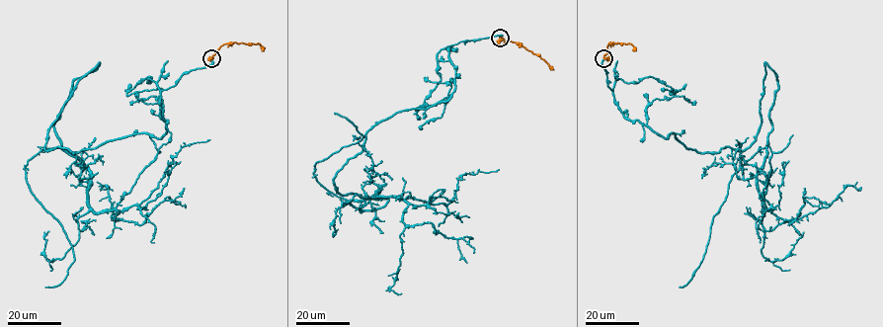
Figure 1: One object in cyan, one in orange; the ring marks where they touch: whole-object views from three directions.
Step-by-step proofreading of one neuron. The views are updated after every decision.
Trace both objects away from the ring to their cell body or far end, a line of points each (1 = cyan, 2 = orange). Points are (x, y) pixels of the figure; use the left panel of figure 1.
1: (211, 58), (161, 92), (161, 137), (44, 148), (99, 62), (54, 124), (96, 212), (138, 205), (209, 139)
2: (211, 58), (224, 43), (259, 43), (264, 50)

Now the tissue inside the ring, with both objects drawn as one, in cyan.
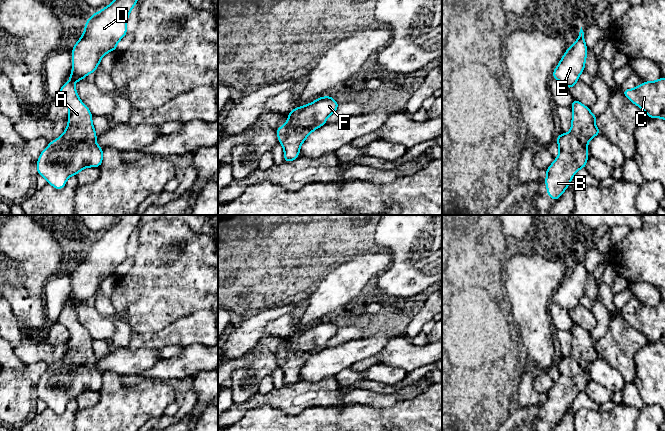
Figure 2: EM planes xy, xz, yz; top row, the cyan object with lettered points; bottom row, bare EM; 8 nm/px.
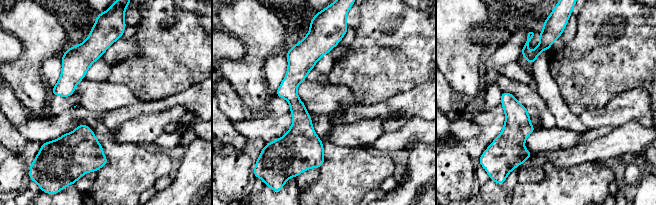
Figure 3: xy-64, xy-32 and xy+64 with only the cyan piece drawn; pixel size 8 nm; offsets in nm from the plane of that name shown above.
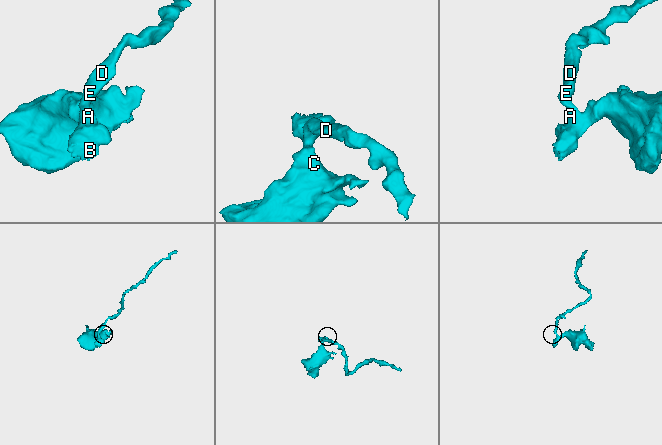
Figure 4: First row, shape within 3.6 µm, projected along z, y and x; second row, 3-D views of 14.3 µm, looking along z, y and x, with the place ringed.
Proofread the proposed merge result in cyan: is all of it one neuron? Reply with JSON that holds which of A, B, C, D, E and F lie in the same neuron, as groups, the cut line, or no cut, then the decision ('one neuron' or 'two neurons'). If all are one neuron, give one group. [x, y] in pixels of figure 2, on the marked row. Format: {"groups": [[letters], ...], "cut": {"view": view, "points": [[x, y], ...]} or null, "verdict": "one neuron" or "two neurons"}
{"groups": [["A", "B", "C", "D", "E", "F"]], "cut": null, "verdict": "one neuron"}

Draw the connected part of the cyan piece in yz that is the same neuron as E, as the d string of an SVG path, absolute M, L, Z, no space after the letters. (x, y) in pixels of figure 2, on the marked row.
M582 27L576 42L568 47L559 64L554 69L552 77L569 90L579 81L579 75L585 70L587 46Z

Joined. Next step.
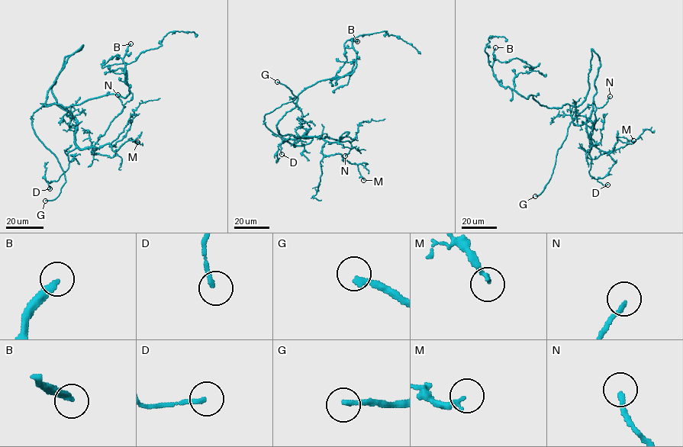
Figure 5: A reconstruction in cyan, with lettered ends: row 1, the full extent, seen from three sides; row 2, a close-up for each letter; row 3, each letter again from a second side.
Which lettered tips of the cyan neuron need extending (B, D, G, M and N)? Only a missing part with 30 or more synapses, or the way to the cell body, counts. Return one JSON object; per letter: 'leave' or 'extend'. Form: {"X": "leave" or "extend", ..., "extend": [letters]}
{"B": "extend", "D": "leave", "G": "extend", "M": "leave", "N": "leave", "extend": ["B", "G"]}

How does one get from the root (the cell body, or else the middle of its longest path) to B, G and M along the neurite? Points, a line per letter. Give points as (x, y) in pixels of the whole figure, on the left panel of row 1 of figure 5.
B: (57, 78), (46, 106), (69, 107), (111, 94), (125, 98), (130, 85), (123, 57), (130, 43)
G: (57, 78), (82, 45), (64, 59), (52, 88), (56, 103), (30, 118), (66, 178), (59, 194), (45, 200)
M: (57, 78), (82, 45), (65, 58), (52, 88), (75, 120), (75, 144), (112, 157), (130, 138), (137, 142)

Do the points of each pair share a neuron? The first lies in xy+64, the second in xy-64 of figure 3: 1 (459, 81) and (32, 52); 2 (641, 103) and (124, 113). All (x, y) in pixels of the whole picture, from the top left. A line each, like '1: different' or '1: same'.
1: same
2: same

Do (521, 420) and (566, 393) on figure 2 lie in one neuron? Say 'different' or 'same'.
same

